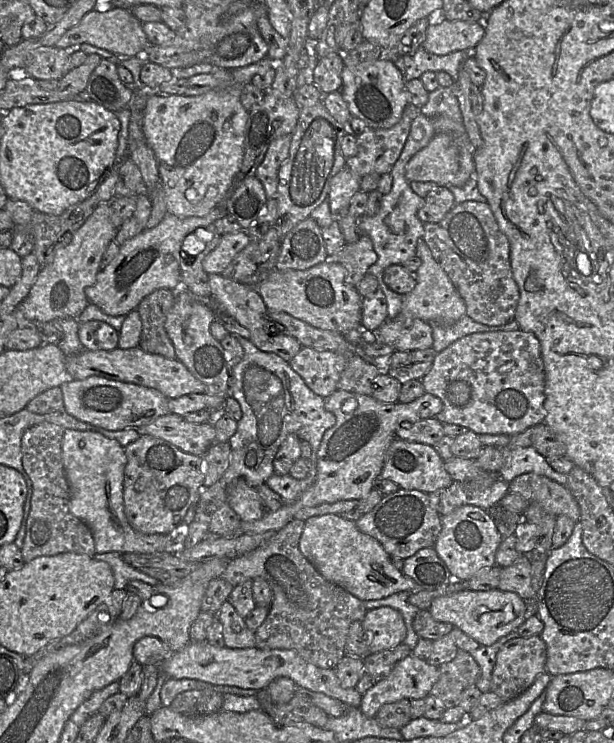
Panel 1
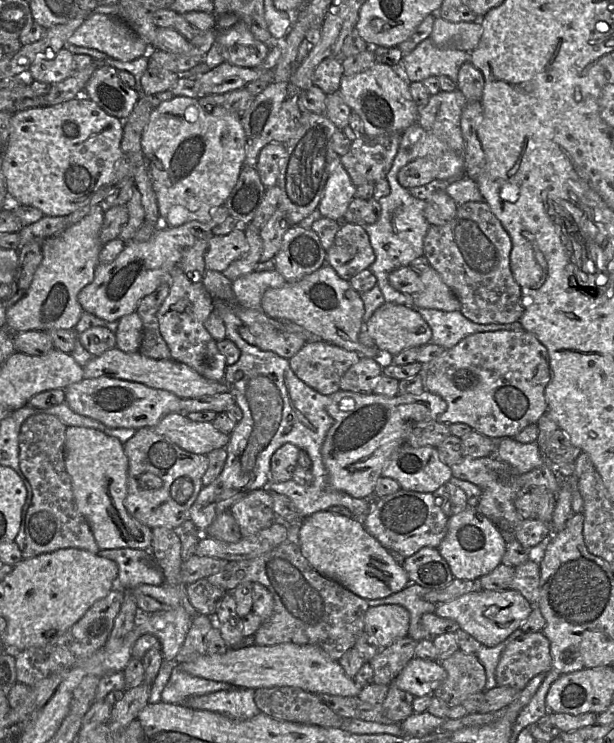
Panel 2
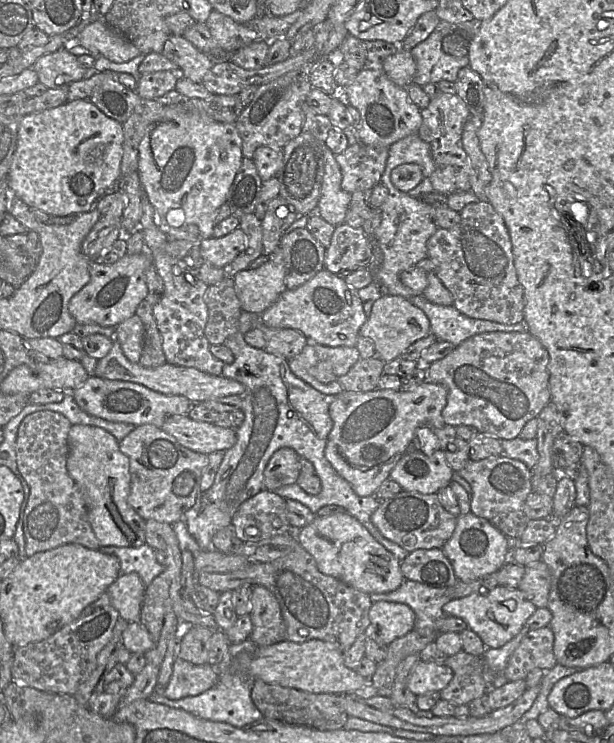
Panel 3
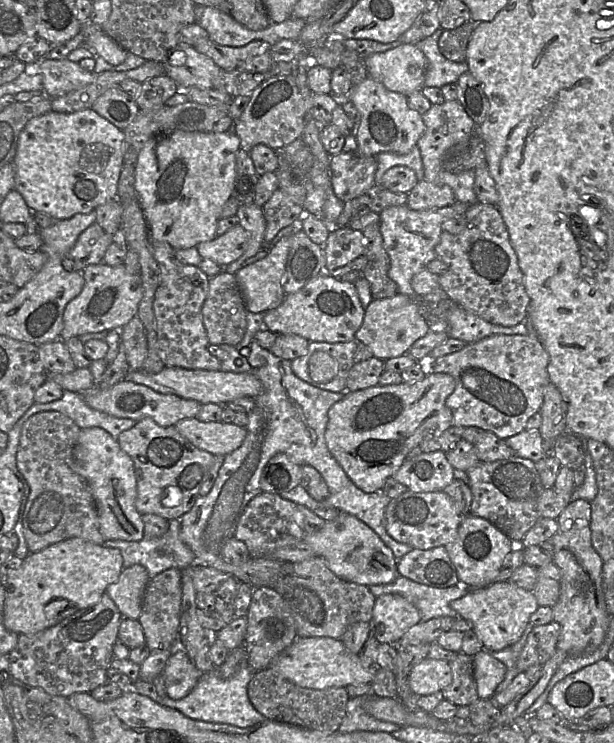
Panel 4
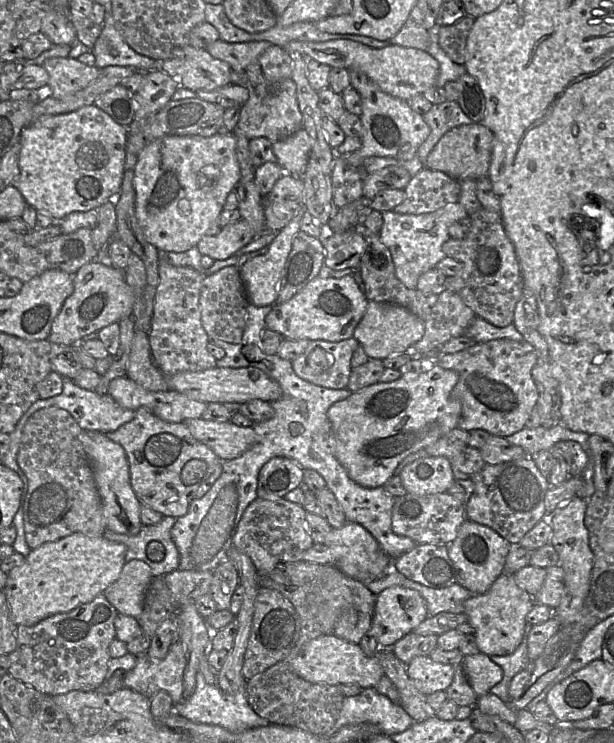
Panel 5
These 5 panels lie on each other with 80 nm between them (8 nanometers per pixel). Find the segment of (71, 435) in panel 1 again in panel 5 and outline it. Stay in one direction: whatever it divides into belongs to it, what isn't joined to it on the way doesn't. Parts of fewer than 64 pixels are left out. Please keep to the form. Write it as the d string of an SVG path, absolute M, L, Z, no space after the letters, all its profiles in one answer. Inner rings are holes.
M88 431L85 450L92 465L94 478L103 506L107 529L119 534L134 536L142 527L139 502L130 481L130 469L123 447L110 440L105 433Z

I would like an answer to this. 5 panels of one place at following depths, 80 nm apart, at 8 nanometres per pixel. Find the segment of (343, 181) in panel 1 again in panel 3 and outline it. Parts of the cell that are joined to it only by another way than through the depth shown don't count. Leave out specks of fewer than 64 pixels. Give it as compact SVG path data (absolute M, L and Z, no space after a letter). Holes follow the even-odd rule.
M324 144L322 152L325 162L321 193L317 205L317 213L328 223L338 226L345 222L351 194L341 188L341 168L335 155Z

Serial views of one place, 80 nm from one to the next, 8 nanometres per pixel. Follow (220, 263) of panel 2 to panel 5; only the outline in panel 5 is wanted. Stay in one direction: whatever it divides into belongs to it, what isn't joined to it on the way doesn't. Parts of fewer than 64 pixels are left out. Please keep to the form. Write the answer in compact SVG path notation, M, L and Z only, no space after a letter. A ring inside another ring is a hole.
M244 220L228 224L216 235L202 238L195 246L202 255L214 260L225 260L255 238L252 227Z

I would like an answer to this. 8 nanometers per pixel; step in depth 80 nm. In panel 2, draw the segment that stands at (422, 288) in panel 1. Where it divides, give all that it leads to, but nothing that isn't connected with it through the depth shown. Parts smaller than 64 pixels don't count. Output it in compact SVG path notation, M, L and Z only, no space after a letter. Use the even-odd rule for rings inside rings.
M431 266L420 272L423 289L412 295L414 307L458 311L461 304L452 290L443 282L438 272Z

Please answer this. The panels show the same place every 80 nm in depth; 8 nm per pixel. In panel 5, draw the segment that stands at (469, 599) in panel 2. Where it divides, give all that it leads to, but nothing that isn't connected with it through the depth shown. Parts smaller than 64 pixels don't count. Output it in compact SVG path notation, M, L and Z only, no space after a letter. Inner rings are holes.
M502 574L496 579L487 592L473 595L463 603L464 613L468 617L468 622L475 627L475 631L480 638L482 651L486 651L491 655L509 655L517 649L523 639L527 615L534 605L534 598L528 592L520 588L513 575L510 574Z

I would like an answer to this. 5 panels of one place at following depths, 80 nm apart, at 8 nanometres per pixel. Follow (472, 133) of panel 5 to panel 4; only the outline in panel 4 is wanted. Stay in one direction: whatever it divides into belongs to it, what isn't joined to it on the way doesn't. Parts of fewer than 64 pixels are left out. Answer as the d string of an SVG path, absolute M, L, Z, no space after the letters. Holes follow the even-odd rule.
M474 132L467 143L459 143L445 153L443 166L452 173L486 166L484 141Z

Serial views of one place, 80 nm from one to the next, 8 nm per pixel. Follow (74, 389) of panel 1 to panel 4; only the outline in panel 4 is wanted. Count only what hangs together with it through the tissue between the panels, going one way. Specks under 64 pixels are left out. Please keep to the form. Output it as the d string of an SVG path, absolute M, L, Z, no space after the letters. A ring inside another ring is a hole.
M126 379L105 390L101 390L94 385L79 393L82 394L87 405L93 409L118 418L130 418L136 422L150 417L162 427L174 426L180 420L196 417L201 406L195 400L185 399L174 394L162 394L145 385Z

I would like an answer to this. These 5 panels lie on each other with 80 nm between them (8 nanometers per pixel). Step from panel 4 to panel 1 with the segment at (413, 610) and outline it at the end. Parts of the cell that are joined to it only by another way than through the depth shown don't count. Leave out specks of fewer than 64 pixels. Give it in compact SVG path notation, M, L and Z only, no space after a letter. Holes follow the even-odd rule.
M379 607L366 612L362 620L368 638L370 654L391 649L406 637L402 614L392 607Z

